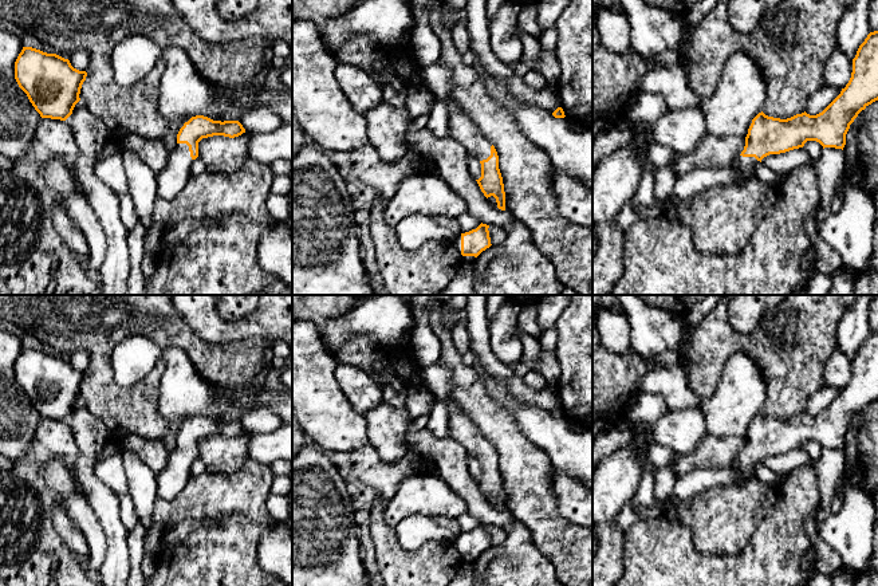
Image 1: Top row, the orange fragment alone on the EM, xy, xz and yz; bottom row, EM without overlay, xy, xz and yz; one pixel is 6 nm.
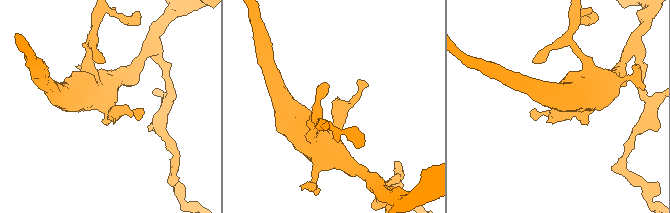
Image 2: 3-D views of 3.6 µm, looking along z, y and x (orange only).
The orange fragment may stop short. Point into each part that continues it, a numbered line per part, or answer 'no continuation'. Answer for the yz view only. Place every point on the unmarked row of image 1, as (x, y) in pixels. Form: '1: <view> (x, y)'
1: yz (744, 464)

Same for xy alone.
1: xy (172, 480)

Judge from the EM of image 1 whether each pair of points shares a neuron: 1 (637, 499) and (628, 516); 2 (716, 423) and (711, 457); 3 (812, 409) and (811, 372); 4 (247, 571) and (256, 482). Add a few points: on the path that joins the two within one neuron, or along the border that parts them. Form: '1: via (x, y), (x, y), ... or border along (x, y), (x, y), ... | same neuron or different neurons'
1: via (633, 503), (628, 512) | same neuron
2: border along (708, 433), (744, 437) | different neurons
3: border along (823, 385), (808, 400), (804, 411) | different neurons
4: border along (221, 518), (229, 514), (244, 514), (260, 526) | different neurons

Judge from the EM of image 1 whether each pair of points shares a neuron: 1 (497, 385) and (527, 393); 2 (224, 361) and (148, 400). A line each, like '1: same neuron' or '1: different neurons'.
1: different neurons
2: same neuron

